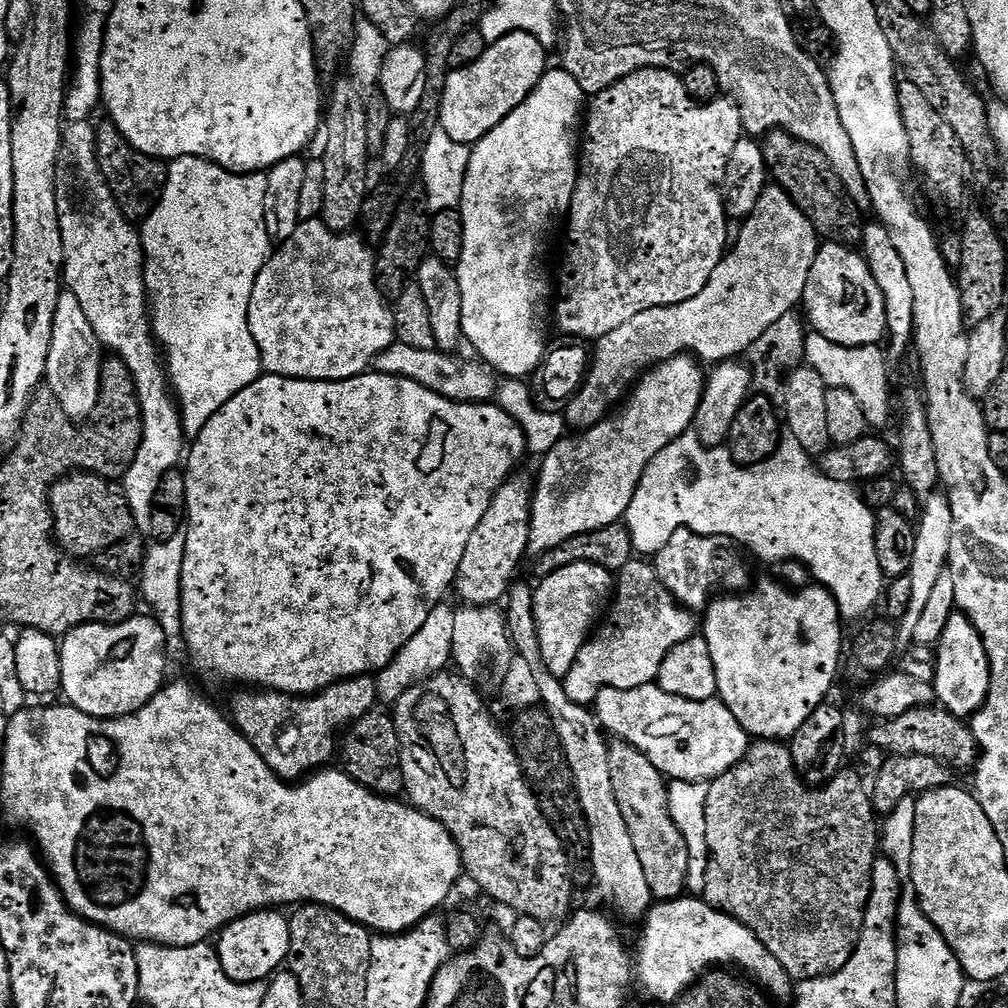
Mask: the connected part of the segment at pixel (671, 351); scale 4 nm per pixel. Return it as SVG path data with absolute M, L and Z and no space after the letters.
M768 186L762 198L758 198L758 206L743 224L740 237L737 240L735 237L734 243L718 262L714 274L710 274L710 282L702 286L702 294L686 302L642 310L642 314L634 314L626 326L618 326L618 330L610 330L610 334L595 341L590 352L588 377L584 379L579 392L564 406L562 415L569 429L587 430L603 422L654 364L685 354L691 354L701 361L709 360L712 366L743 357L754 342L758 342L758 338L762 338L762 334L766 334L766 330L770 330L770 326L782 318L782 314L793 311L803 301L806 282L818 251L818 237L806 214L798 210L795 202L779 186Z

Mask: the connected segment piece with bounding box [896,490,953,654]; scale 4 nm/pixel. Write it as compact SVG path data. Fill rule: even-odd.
M937 490L923 501L921 514L916 524L913 561L907 574L911 586L910 602L906 614L896 624L897 653L907 653L915 643L915 628L918 627L919 619L922 618L923 611L926 610L927 599L930 598L931 591L934 590L935 582L938 582L938 578L947 567L952 534L953 514L950 511L948 496L943 491Z

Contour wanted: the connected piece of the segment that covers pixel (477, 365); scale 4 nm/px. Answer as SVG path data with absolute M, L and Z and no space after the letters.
M399 342L376 356L374 368L387 376L410 378L410 382L418 382L418 386L426 386L426 390L434 390L434 394L459 404L483 404L491 401L498 387L497 373L483 362L460 360L451 352L441 352L436 348L418 350Z

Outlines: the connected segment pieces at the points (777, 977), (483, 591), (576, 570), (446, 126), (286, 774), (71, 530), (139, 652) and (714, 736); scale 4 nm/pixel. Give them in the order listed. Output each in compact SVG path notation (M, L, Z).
M679 898L653 903L642 921L642 927L644 929L640 932L640 945L636 948L636 980L644 987L646 995L653 996L664 1004L671 1005L675 1002L691 984L695 984L713 966L732 966L728 964L737 964L738 967L745 968L761 989L768 988L767 995L773 1001L776 999L788 1002L793 999L794 981L786 974L786 970L782 970L782 962L778 962L778 958L774 958L774 954L770 954L770 950L766 950L766 946L758 942L758 938L746 925L740 924L717 908L712 908L704 903L703 899Z
M519 474L509 476L494 494L486 514L482 514L482 522L474 526L474 534L470 534L470 542L466 542L466 550L462 550L462 562L458 562L454 585L454 592L464 599L462 601L465 605L499 605L507 597L509 588L517 579L516 571L519 570L520 563L528 556L533 491L534 480L531 475L529 477L519 476Z
M571 564L543 577L539 583L534 588L534 618L538 622L538 642L542 646L544 665L548 667L550 674L562 678L570 674L570 666L574 666L578 650L582 650L598 617L609 607L614 595L614 576L602 566Z
M511 32L510 35L489 43L488 49L484 51L482 58L478 58L478 62L465 68L451 69L448 73L445 96L442 98L439 127L455 142L469 146L477 144L534 91L545 72L549 71L550 63L548 64L548 56L544 52L547 52L546 45L538 42L538 38L525 32Z
M372 674L343 680L307 698L271 690L236 691L240 692L232 696L232 723L247 738L250 746L254 746L262 762L266 762L266 766L270 766L270 770L285 782L299 781L331 765L338 752L341 733L378 704L376 676Z
M69 474L63 480L56 481L50 493L50 503L52 506L52 531L55 543L59 544L69 556L73 558L95 557L97 553L114 546L118 541L127 538L134 532L134 521L132 511L128 505L128 499L124 493L123 483L108 480L105 476L92 476L85 484L80 484L76 488L75 475Z
M134 614L121 624L83 624L67 632L59 641L62 666L59 691L64 692L63 699L73 708L82 710L82 714L90 714L103 720L129 716L146 706L146 702L164 687L164 671L168 668L168 660L164 657L166 637L154 615L140 615Z
M656 684L634 690L604 688L596 695L594 715L609 737L632 744L669 781L717 780L742 760L750 747L747 730L719 698L694 702L666 694Z

